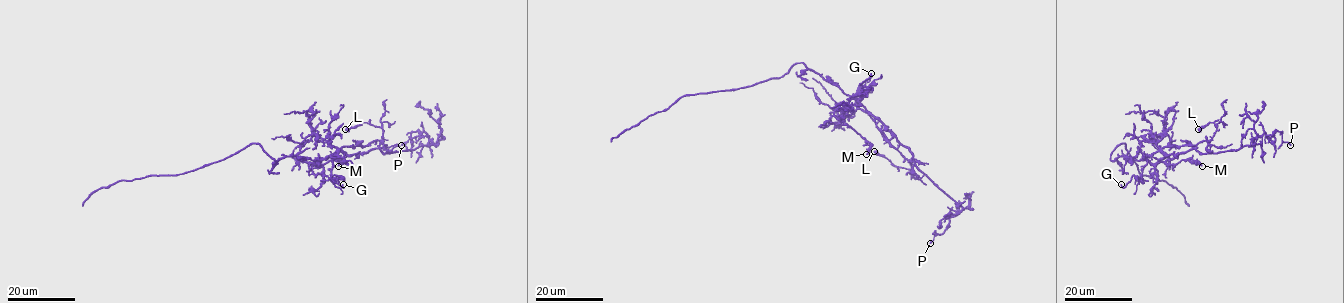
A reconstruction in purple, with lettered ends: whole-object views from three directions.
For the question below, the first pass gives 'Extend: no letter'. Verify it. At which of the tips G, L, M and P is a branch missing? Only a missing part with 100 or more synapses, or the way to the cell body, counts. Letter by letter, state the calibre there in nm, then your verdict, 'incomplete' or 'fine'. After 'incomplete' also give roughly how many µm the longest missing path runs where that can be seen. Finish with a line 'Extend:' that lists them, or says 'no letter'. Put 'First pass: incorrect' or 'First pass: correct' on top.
First pass: correct
G: calibre 140 nm; fine
L: calibre 550 nm; fine
M: calibre 240 nm; fine
P: calibre 150 nm; fine
Extend: no letter

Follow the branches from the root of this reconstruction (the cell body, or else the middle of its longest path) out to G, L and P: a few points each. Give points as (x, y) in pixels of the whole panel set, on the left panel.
G: (294, 155), (313, 161), (330, 157), (332, 176), (339, 177), (331, 178), (343, 184)
L: (294, 155), (323, 160), (339, 148), (367, 145), (382, 138), (382, 128), (366, 122), (345, 129)
P: (294, 155), (315, 161), (338, 151), (392, 153), (433, 144), (424, 132), (414, 131), (401, 145)

